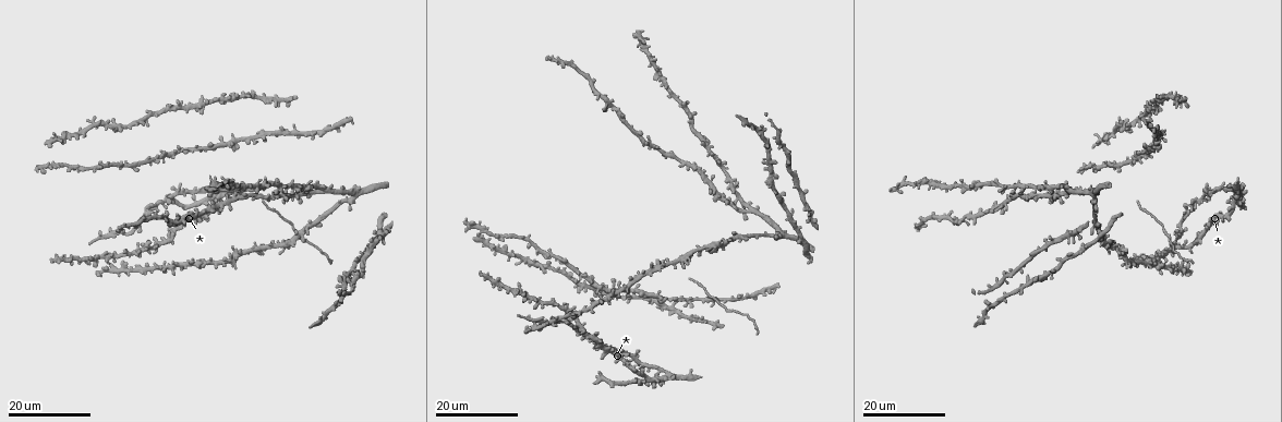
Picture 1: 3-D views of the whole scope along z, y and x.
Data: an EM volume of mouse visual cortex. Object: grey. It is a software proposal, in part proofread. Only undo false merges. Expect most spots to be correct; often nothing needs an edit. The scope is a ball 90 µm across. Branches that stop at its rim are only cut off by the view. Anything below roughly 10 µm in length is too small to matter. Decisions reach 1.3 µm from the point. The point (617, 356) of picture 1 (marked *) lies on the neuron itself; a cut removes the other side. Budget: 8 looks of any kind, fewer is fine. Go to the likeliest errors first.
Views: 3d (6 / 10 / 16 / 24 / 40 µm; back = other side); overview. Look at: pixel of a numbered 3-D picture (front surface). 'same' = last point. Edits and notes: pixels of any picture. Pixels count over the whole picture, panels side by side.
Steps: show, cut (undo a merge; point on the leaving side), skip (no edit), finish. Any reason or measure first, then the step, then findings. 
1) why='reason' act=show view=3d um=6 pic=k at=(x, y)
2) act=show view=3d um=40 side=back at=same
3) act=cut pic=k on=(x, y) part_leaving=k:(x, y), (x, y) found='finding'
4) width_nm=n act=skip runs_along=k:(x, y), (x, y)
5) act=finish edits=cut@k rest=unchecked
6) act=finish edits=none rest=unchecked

why='small branch off a trunk' act=show view=3d um=16 pic=1 at=(273, 242)

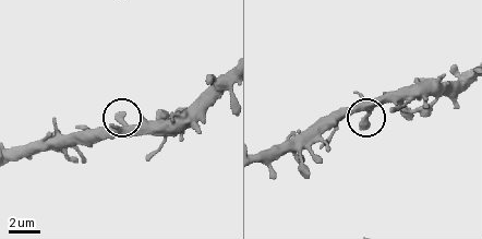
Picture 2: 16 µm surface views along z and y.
why='closer look' act=show view=3d um=6 pic=2 at=(369, 112)

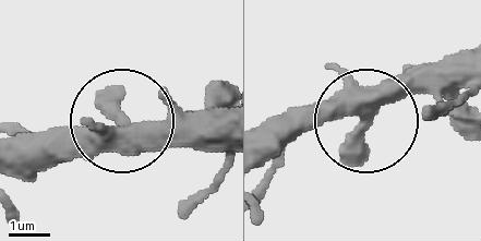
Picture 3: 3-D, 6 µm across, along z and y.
side_arm_um=38 arms=5 act=skip found='continuous, no second neuron'

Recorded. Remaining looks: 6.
why='thin neck' act=show view=3d um=24 pic=1 at=(774, 183)

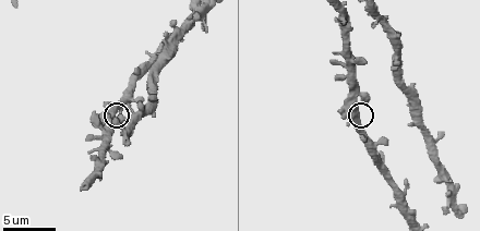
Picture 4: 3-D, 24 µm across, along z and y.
act=show view=3d um=6 pic=4 at=(111, 113)

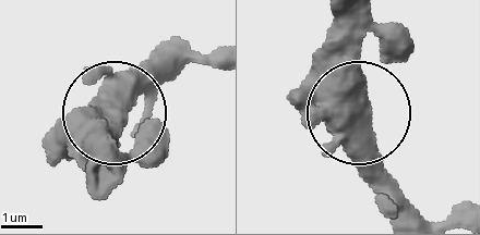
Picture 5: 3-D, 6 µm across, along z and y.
act=skip found='all the same neuron'

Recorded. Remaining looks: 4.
why='four-way junction' act=show view=3d um=24 pic=1 at=(660, 368)

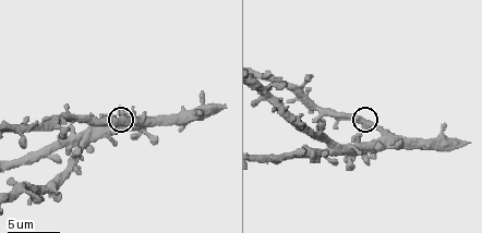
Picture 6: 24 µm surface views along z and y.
why='zoom in' act=show view=3d um=10 pic=6 at=(369, 124)

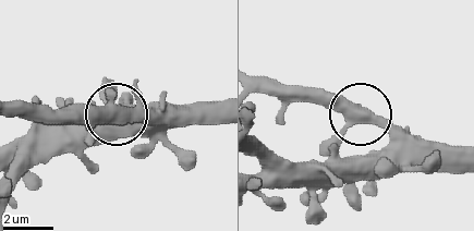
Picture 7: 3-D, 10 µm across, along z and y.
width_nm=430 act=skip found='continuous, no second neuron'

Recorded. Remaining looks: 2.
act=show view=3d um=16 pic=1 at=(748, 208)

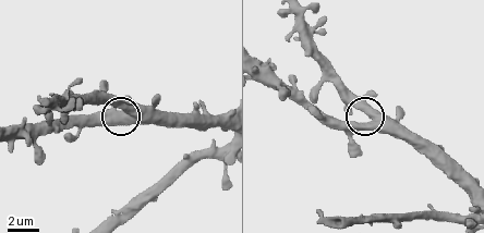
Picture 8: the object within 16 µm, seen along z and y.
act=show view=3d um=6 pic=8 at=(373, 117)

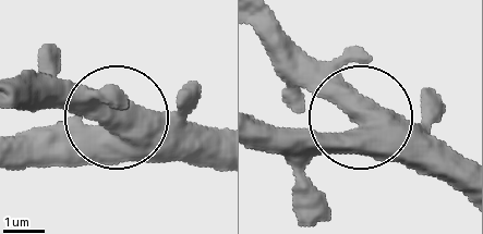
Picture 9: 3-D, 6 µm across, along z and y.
side_arm_um=57 act=skip runs_along=9:(457, 189), (415, 165), (293, 44) found='all the same neuron'

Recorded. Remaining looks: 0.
act=finish edits=none rest=unchecked

